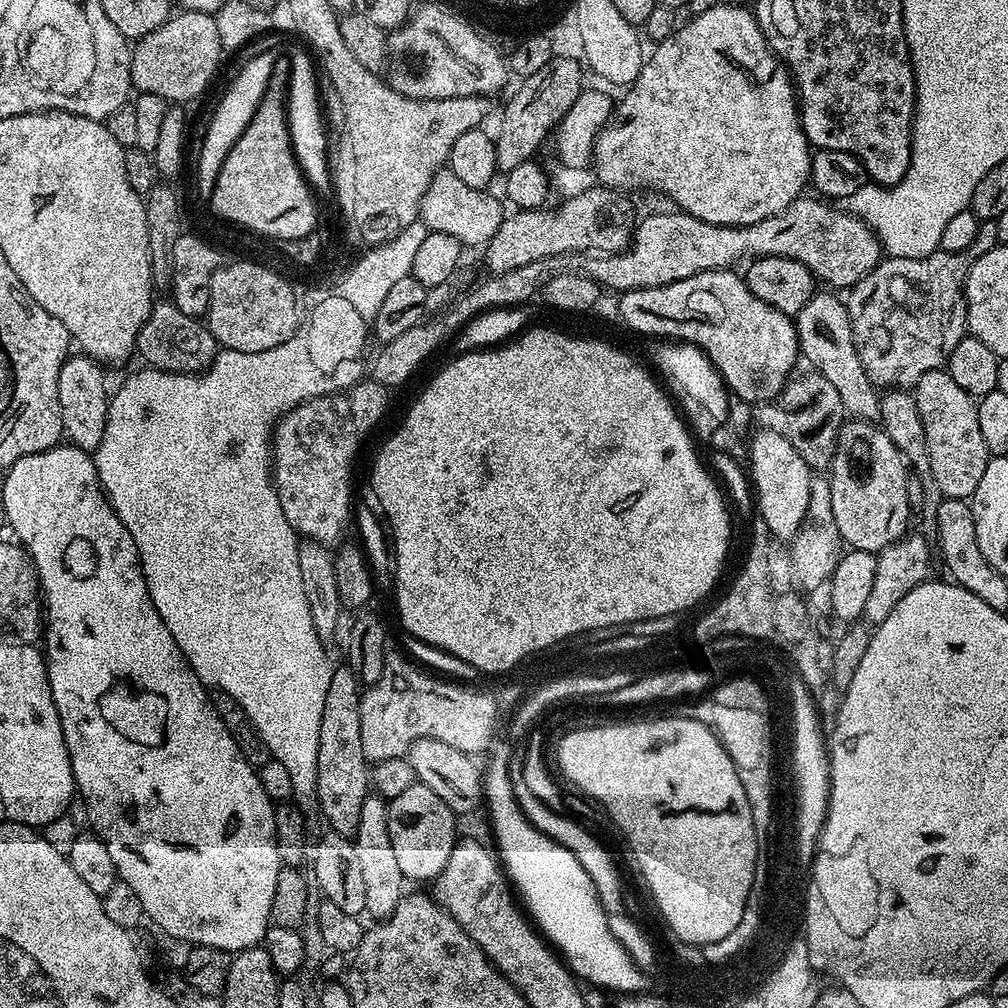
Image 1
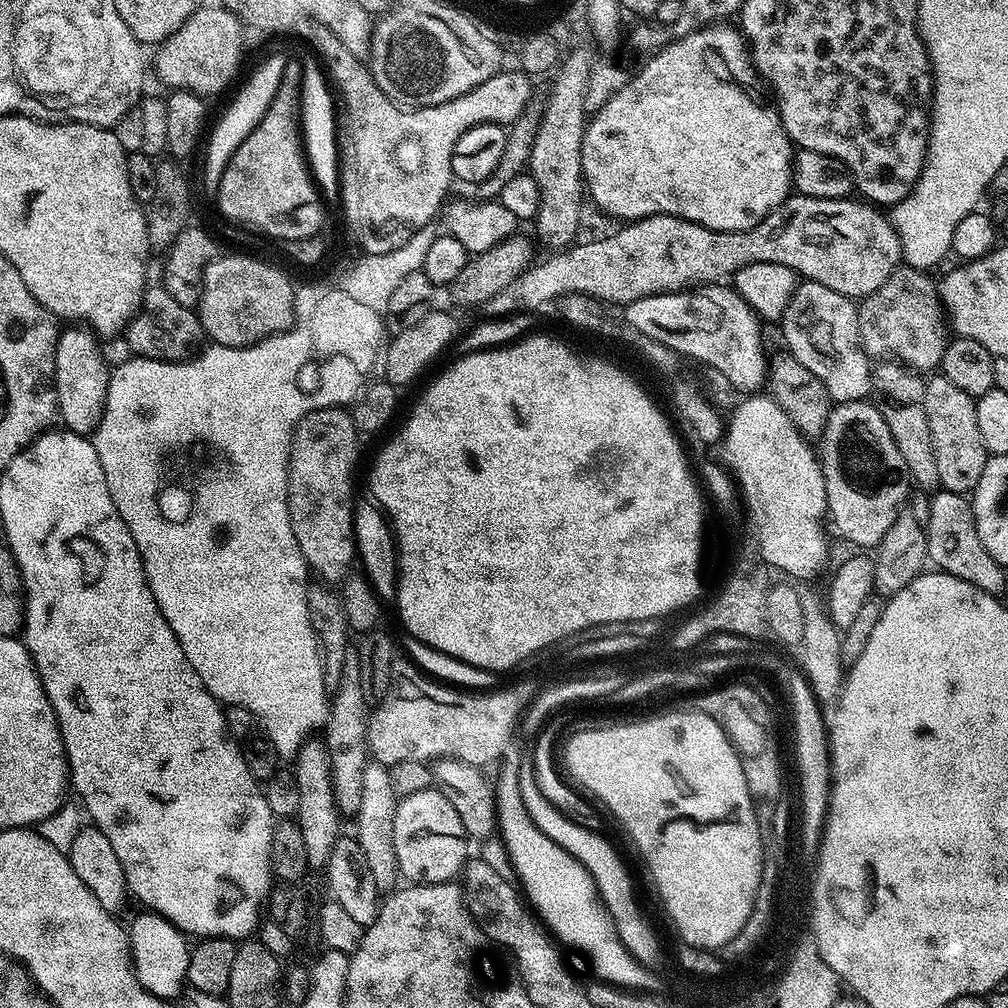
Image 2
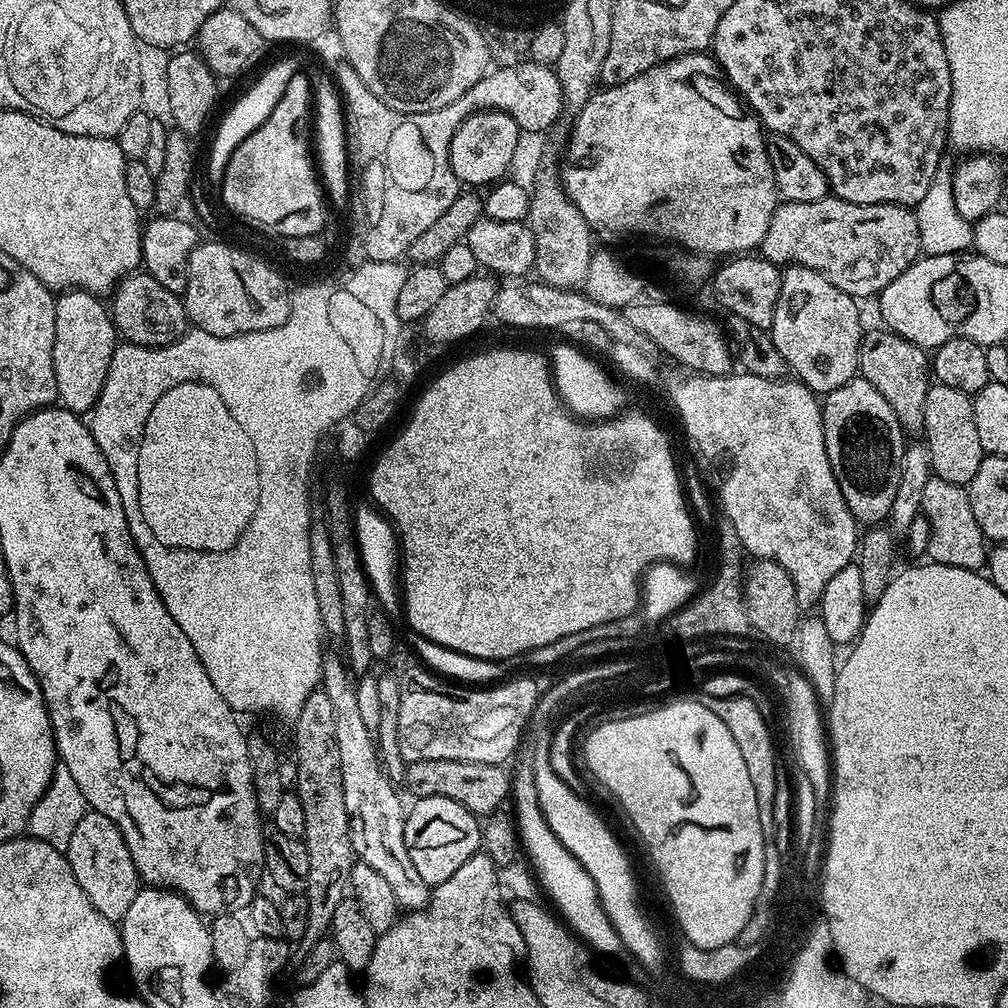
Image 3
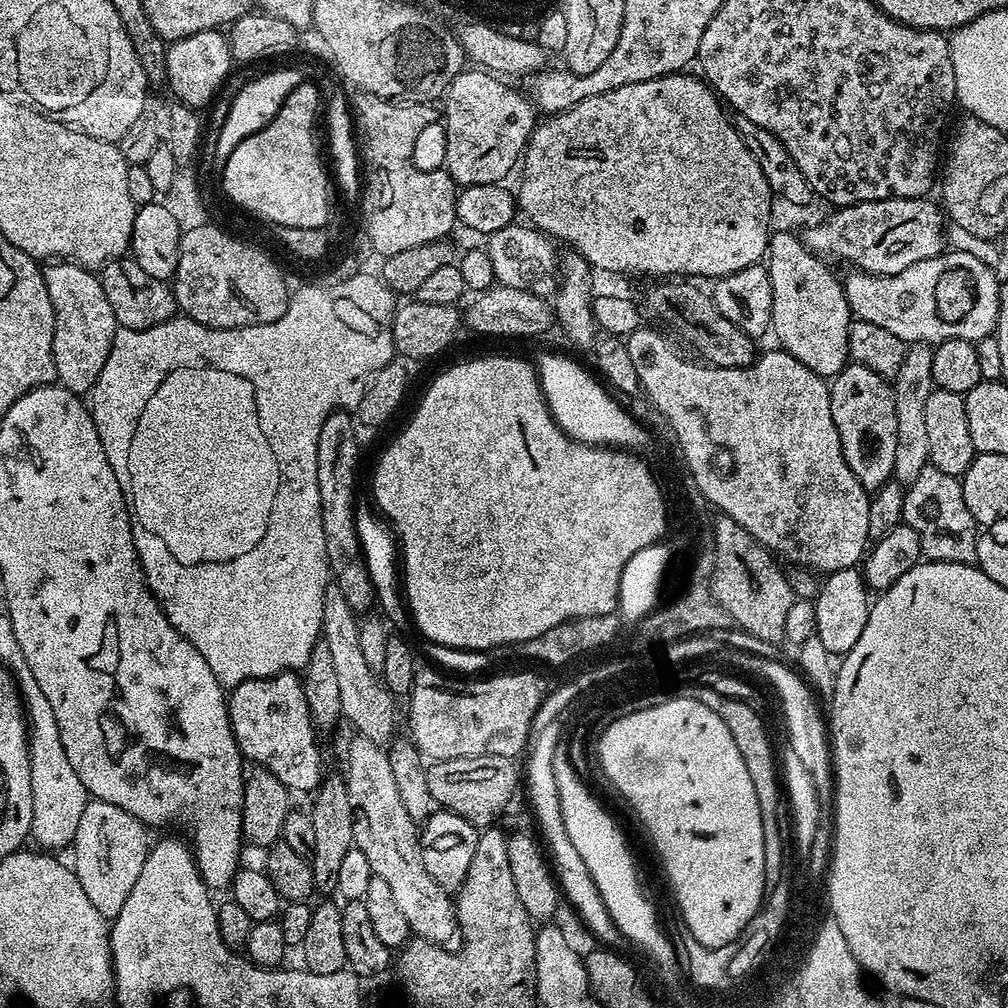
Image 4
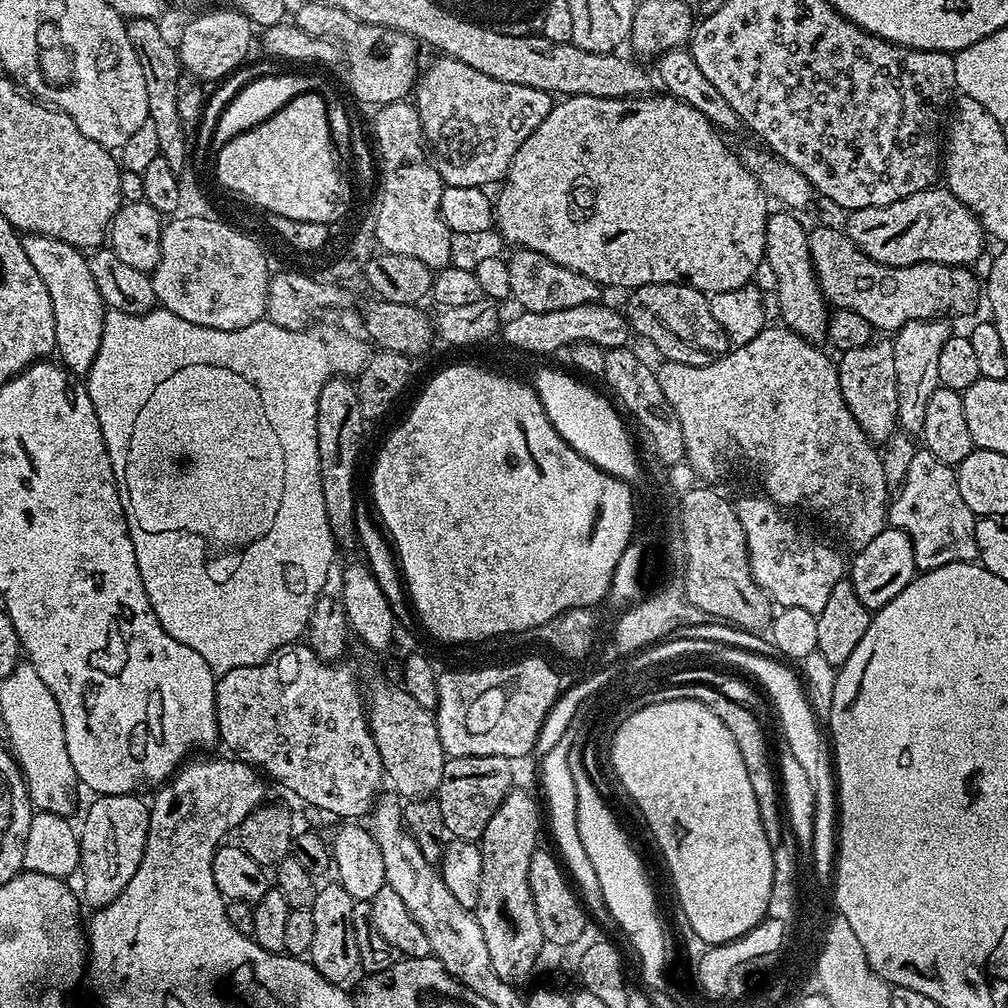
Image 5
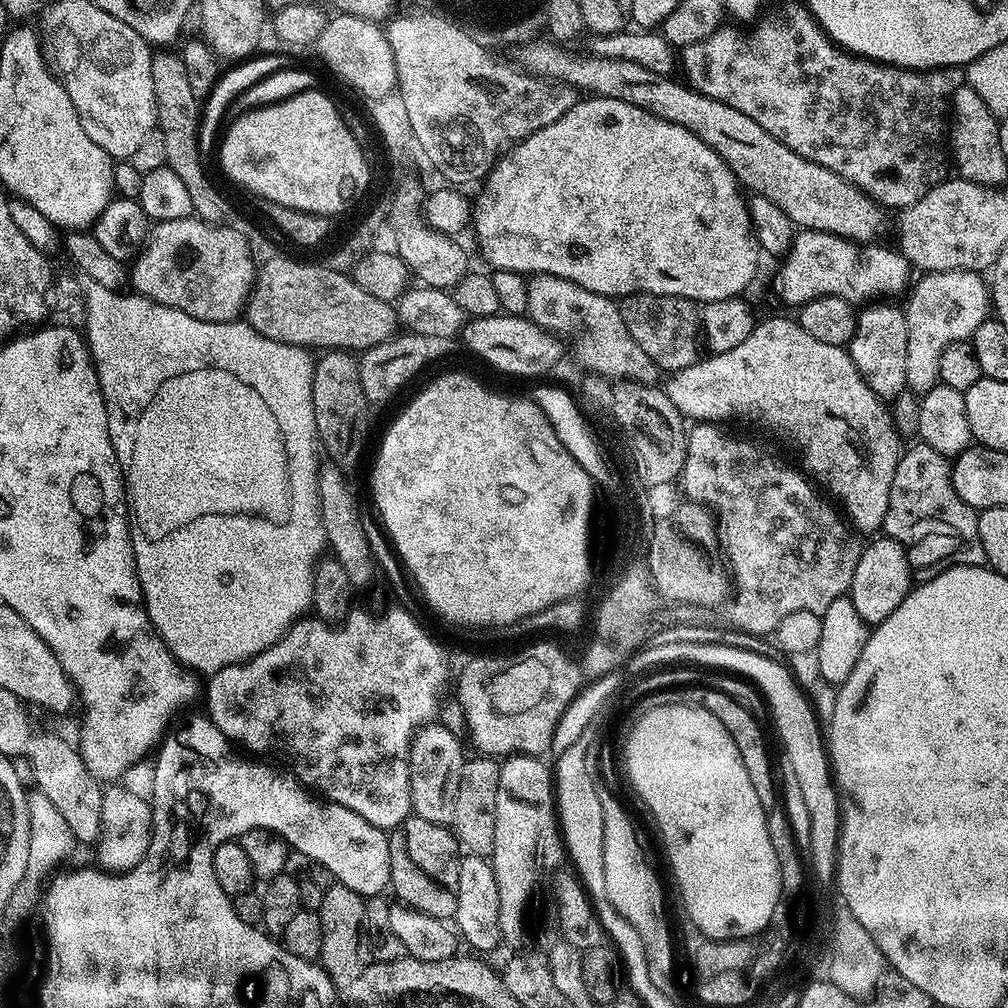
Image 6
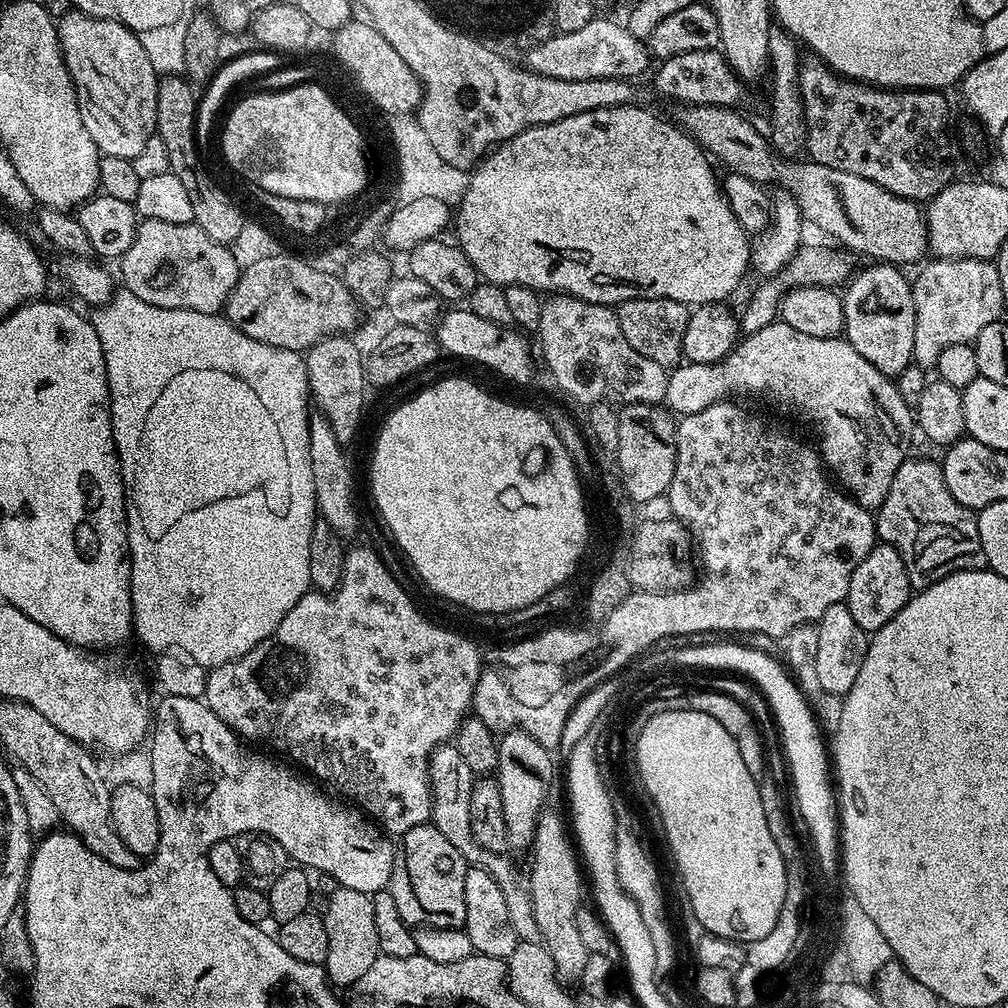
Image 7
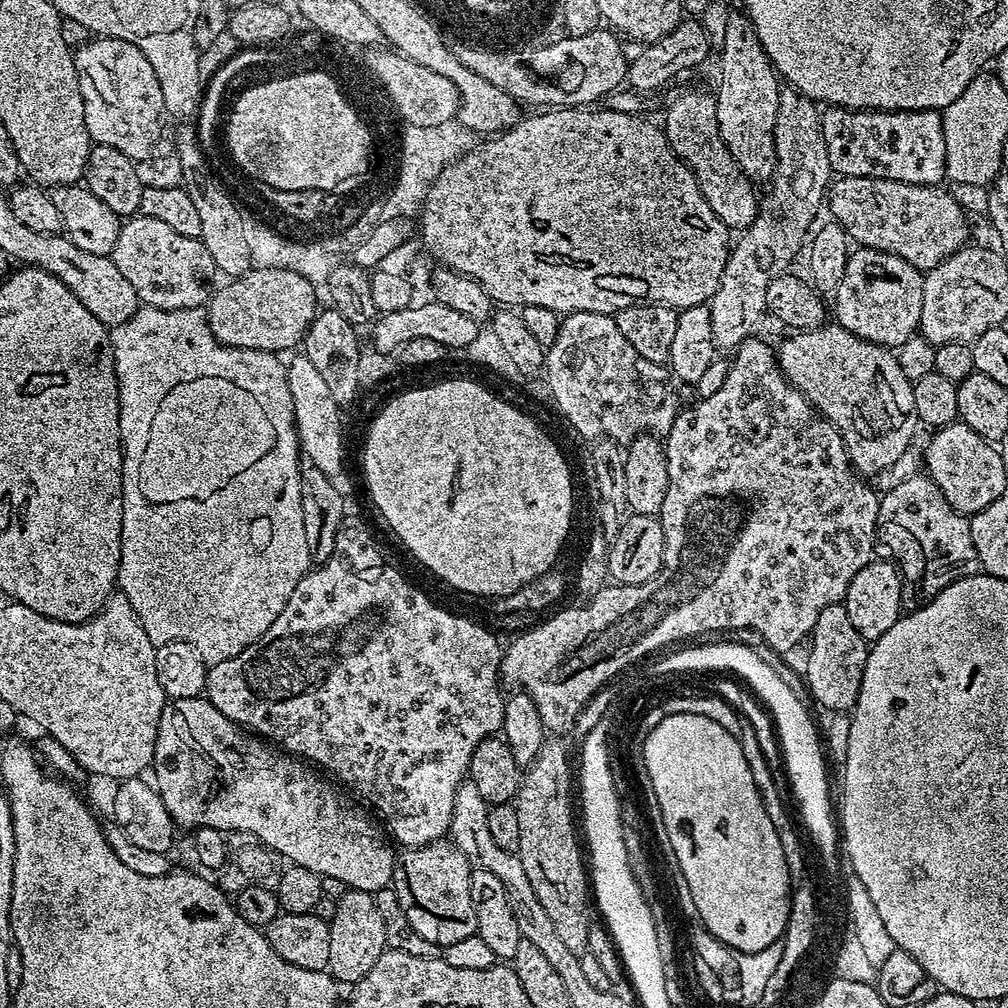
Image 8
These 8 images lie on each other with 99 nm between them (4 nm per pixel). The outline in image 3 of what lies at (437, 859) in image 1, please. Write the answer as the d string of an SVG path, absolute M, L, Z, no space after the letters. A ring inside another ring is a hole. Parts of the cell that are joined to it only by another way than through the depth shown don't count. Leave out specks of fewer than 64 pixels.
M421 796L416 805L407 809L405 818L405 844L419 876L429 886L446 882L470 858L482 848L482 824L464 804L454 802L454 798L441 796Z

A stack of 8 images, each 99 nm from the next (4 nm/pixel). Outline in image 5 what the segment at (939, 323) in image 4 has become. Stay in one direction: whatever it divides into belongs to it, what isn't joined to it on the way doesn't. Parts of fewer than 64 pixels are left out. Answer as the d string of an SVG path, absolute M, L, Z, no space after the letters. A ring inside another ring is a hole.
M812 228L808 233L808 245L810 246L810 254L812 255L812 269L816 271L816 280L820 284L820 291L824 294L824 299L828 301L833 309L845 308L846 310L854 310L854 314L862 314L862 318L866 318L866 322L870 322L873 329L882 331L884 334L895 333L897 328L906 326L906 322L914 322L915 320L935 320L938 314L948 314L944 312L968 312L976 304L976 280L971 276L969 269L964 266L955 264L911 264L910 266L902 266L895 268L889 264L879 264L858 247L856 243L848 236L847 231L836 228Z

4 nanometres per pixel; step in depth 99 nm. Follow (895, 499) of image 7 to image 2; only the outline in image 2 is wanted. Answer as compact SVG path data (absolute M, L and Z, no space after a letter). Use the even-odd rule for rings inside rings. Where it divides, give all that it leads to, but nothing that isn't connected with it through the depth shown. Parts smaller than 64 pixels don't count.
M940 490L931 497L929 504L930 522L926 529L929 561L939 571L950 574L954 578L962 578L978 590L1000 594L1004 588L1006 572L990 554L990 550L982 546L982 538L978 538L976 519L972 513L969 497L959 492Z

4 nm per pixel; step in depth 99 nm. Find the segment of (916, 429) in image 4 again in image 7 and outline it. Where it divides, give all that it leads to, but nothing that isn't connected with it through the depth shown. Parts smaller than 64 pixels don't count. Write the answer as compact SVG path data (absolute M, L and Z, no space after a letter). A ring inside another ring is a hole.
M929 259L929 264L911 281L912 297L914 298L914 354L913 361L925 370L935 369L938 354L946 350L946 346L954 346L954 342L963 344L975 341L978 330L990 326L990 322L1001 319L1005 314L1006 301L1002 298L1002 282L998 282L998 270L992 260L961 260Z

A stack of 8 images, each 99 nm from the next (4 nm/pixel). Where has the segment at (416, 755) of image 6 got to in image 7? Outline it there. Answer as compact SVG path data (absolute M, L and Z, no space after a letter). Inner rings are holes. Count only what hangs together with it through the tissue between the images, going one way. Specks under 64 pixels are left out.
M448 742L441 747L432 749L432 756L428 759L428 783L432 786L432 819L430 821L432 825L438 830L442 830L442 834L450 841L450 846L454 846L454 850L458 850L458 854L462 854L462 858L468 865L486 870L486 874L490 874L490 878L494 878L494 882L498 882L498 890L502 890L502 898L506 901L506 914L510 916L510 926L514 926L517 941L539 941L540 931L538 922L534 922L532 896L528 892L527 883L522 879L521 873L520 876L516 873L515 866L507 860L504 852L491 852L478 844L474 838L474 830L470 830L470 794L474 783L474 773L470 770L470 766L466 766L462 754L458 754L455 743Z

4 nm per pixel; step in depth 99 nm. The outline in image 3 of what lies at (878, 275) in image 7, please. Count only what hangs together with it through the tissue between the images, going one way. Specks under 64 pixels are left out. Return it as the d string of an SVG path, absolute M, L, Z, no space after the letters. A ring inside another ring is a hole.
M857 378L846 382L846 386L838 386L838 390L827 393L822 400L822 419L824 422L824 453L832 467L834 478L840 487L842 498L851 510L852 516L864 526L876 526L889 519L894 494L896 493L896 480L898 460L892 457L892 443L896 436L892 432L901 431L900 423L896 420L894 410L870 382Z

